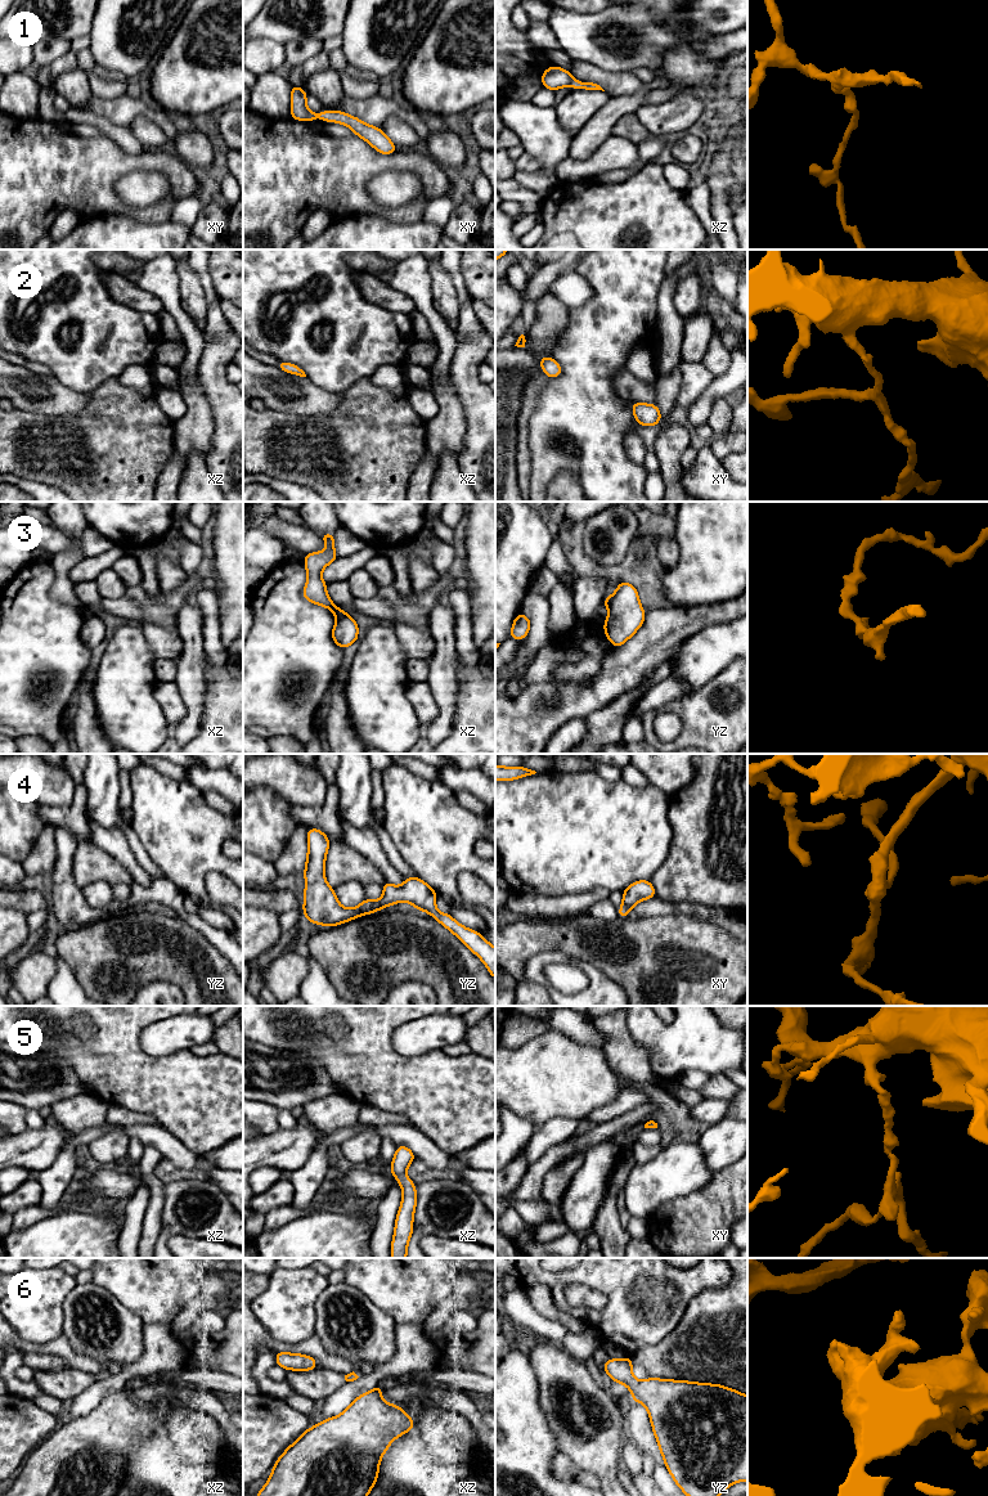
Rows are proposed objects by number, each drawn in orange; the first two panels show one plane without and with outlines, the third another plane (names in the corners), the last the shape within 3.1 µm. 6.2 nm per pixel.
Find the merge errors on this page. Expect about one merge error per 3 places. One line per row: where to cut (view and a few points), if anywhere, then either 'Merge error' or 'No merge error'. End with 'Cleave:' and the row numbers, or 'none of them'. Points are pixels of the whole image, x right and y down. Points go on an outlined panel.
1: No split. No merge error
2: No split. No merge error
3: Split along xz (346, 614), (337, 619). Merge error
4: No split. No merge error
5: No split. No merge error
6: No split. No merge error
Cleave: 3

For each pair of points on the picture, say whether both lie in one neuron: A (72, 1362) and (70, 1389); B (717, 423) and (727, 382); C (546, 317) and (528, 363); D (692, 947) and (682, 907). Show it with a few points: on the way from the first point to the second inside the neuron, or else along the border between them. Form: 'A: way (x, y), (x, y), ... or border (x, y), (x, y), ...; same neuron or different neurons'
A: border (64, 1368), (82, 1370), (91, 1375); different neurons
B: border (724, 395), (719, 395), (713, 401), (706, 422); different neurons
C: way (546, 328), (533, 351); same neuron
D: border (655, 916), (694, 916), (713, 924); different neurons

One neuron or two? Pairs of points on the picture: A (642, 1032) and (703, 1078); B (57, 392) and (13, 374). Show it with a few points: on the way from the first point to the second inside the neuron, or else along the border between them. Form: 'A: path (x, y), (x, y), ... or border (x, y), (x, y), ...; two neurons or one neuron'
A: border (712, 1074), (704, 1070), (688, 1069), (678, 1077); two neurons
B: path (46, 392), (31, 392), (23, 385); one neuron

